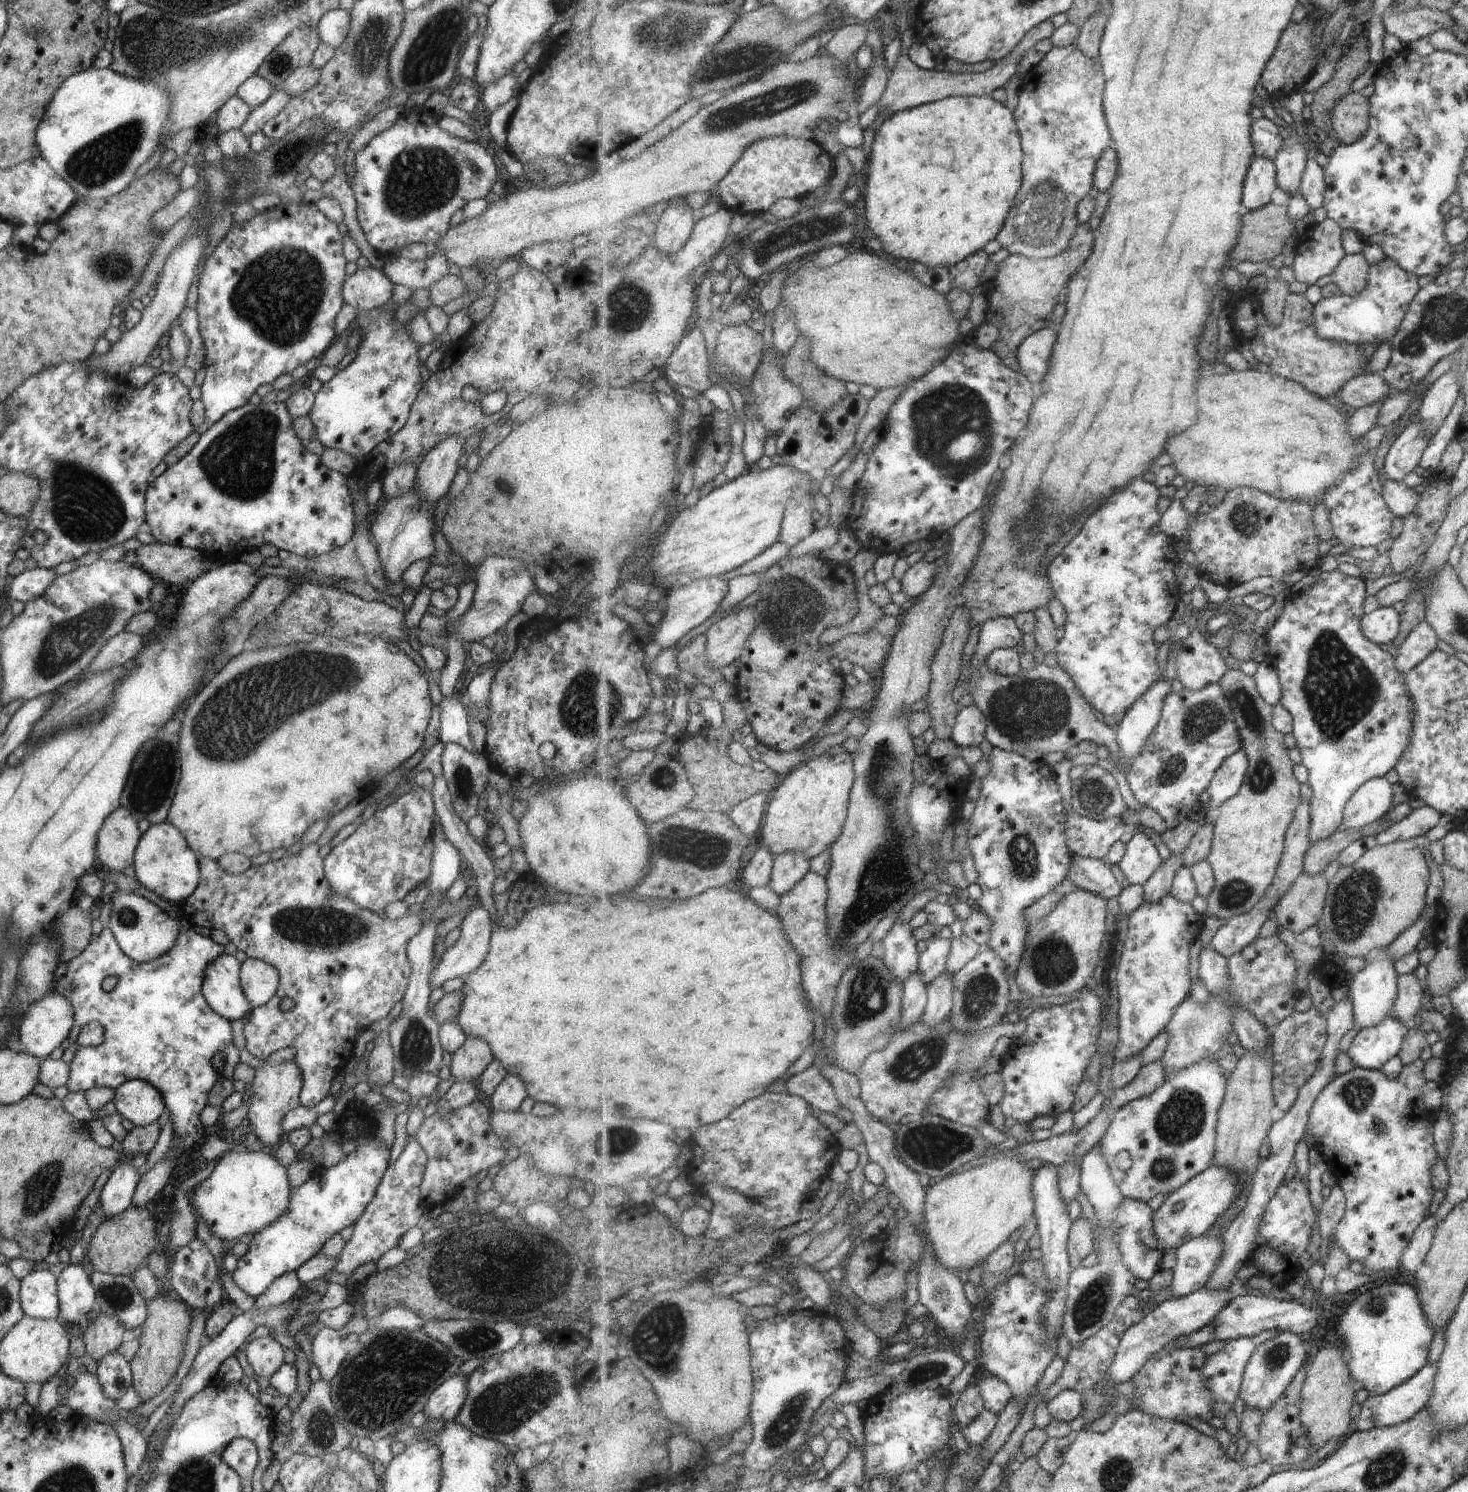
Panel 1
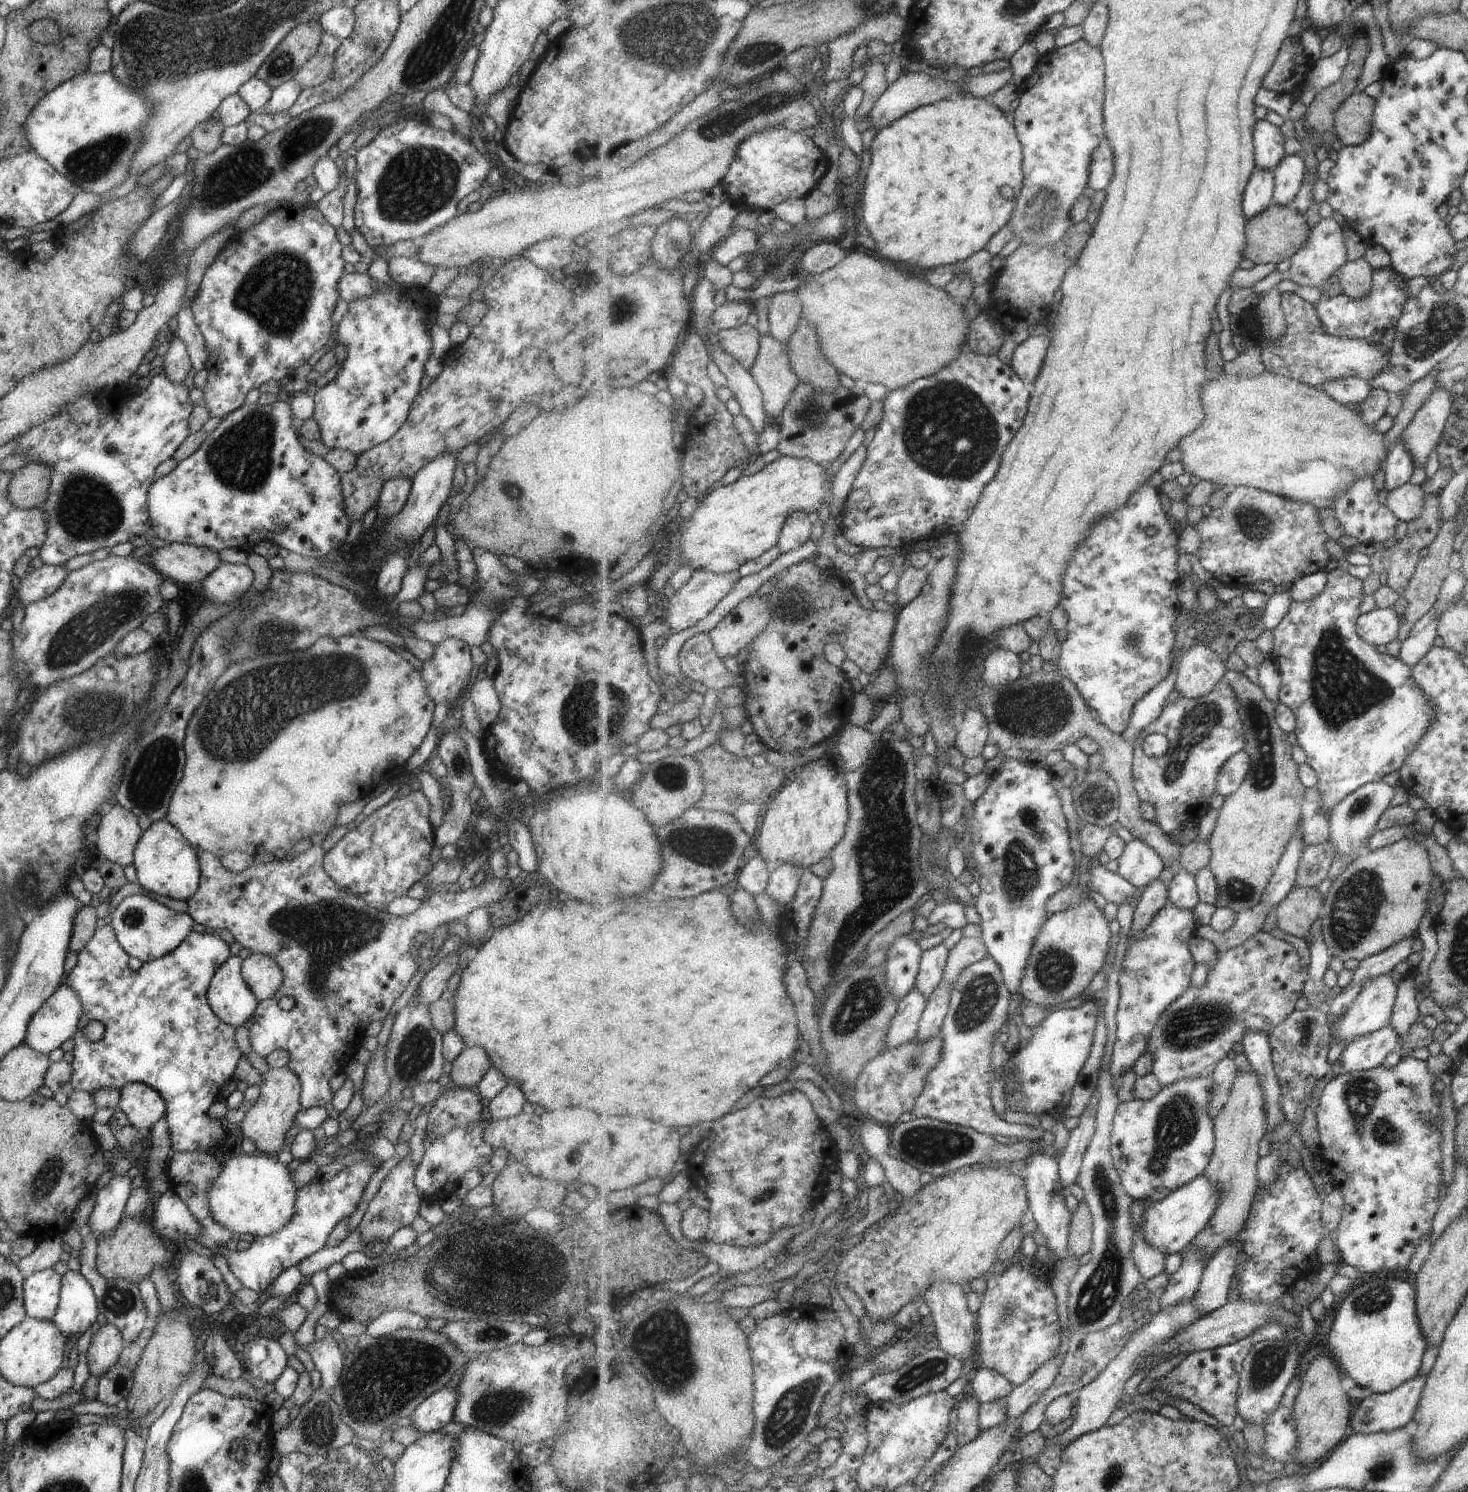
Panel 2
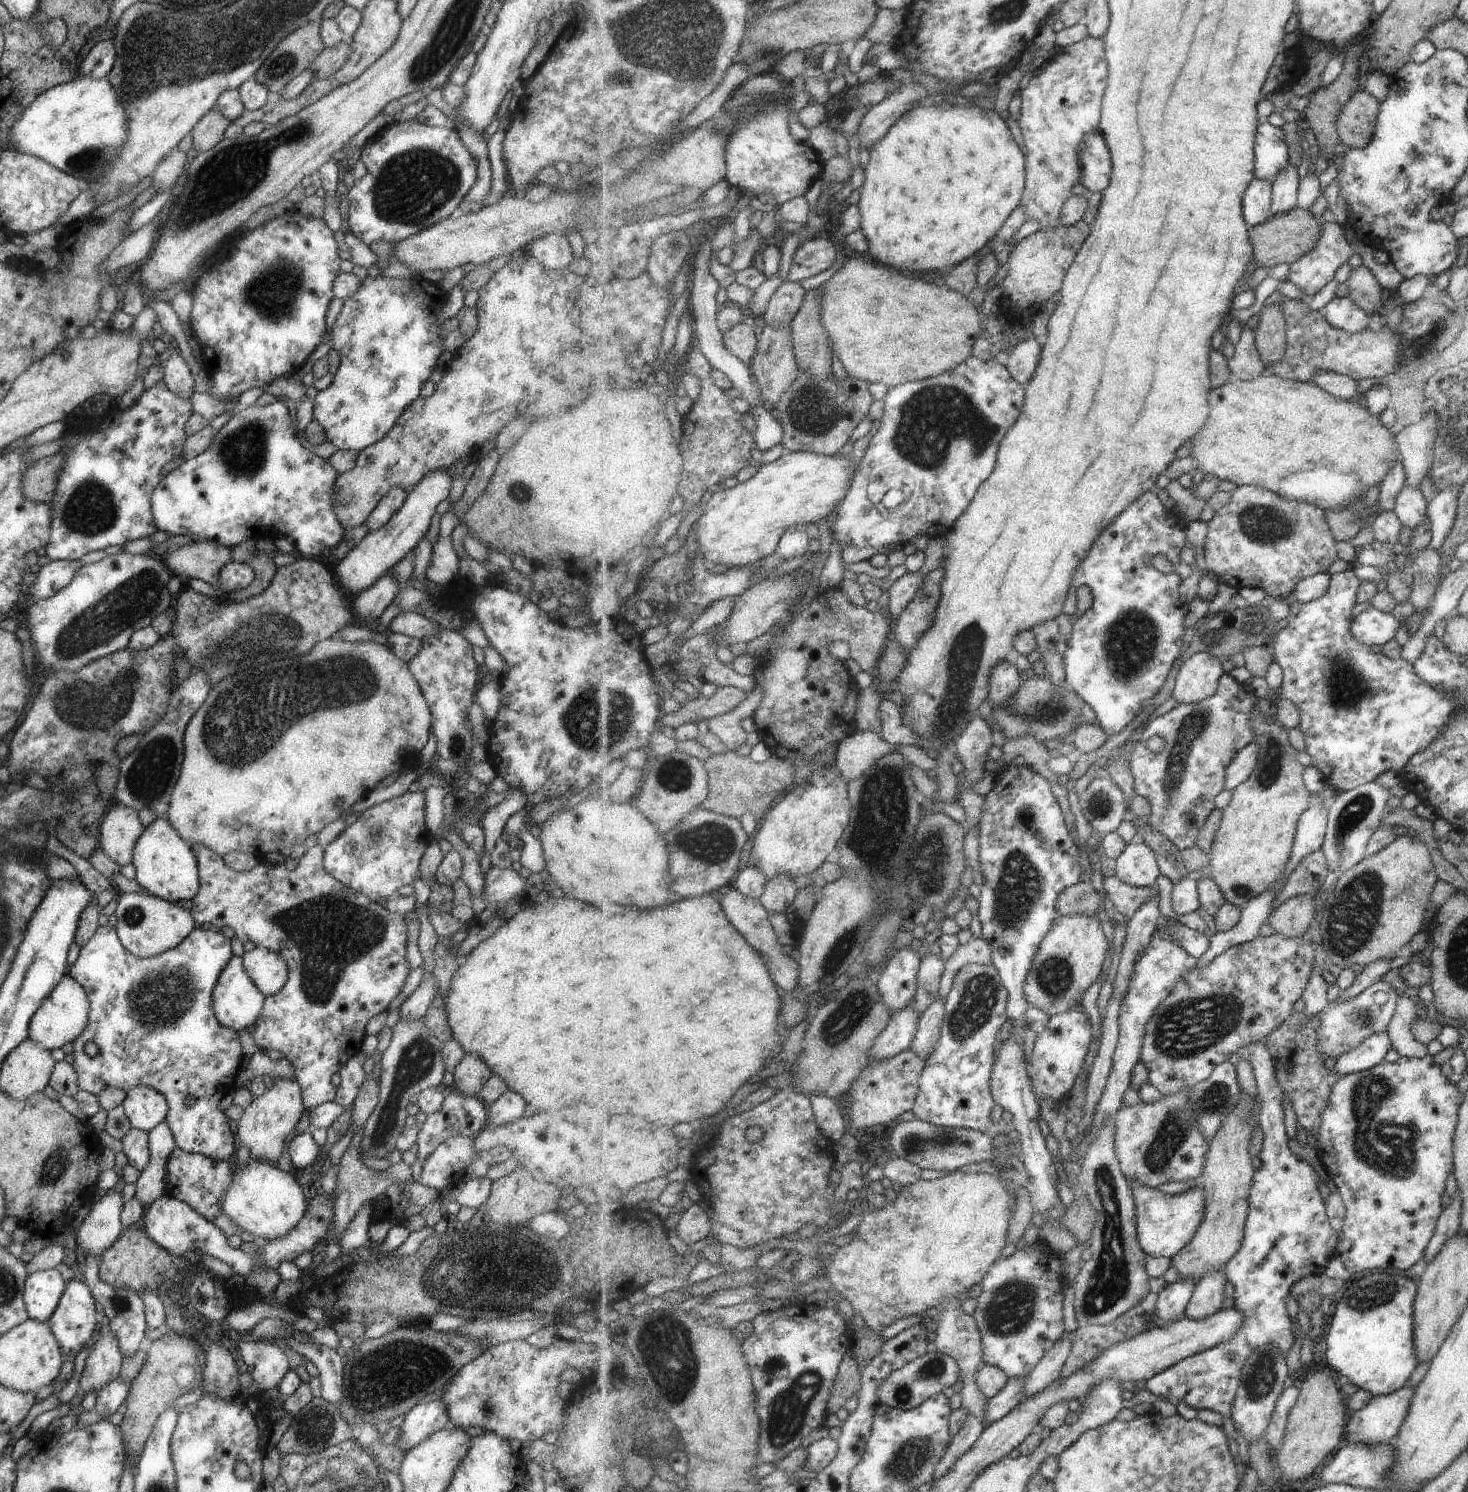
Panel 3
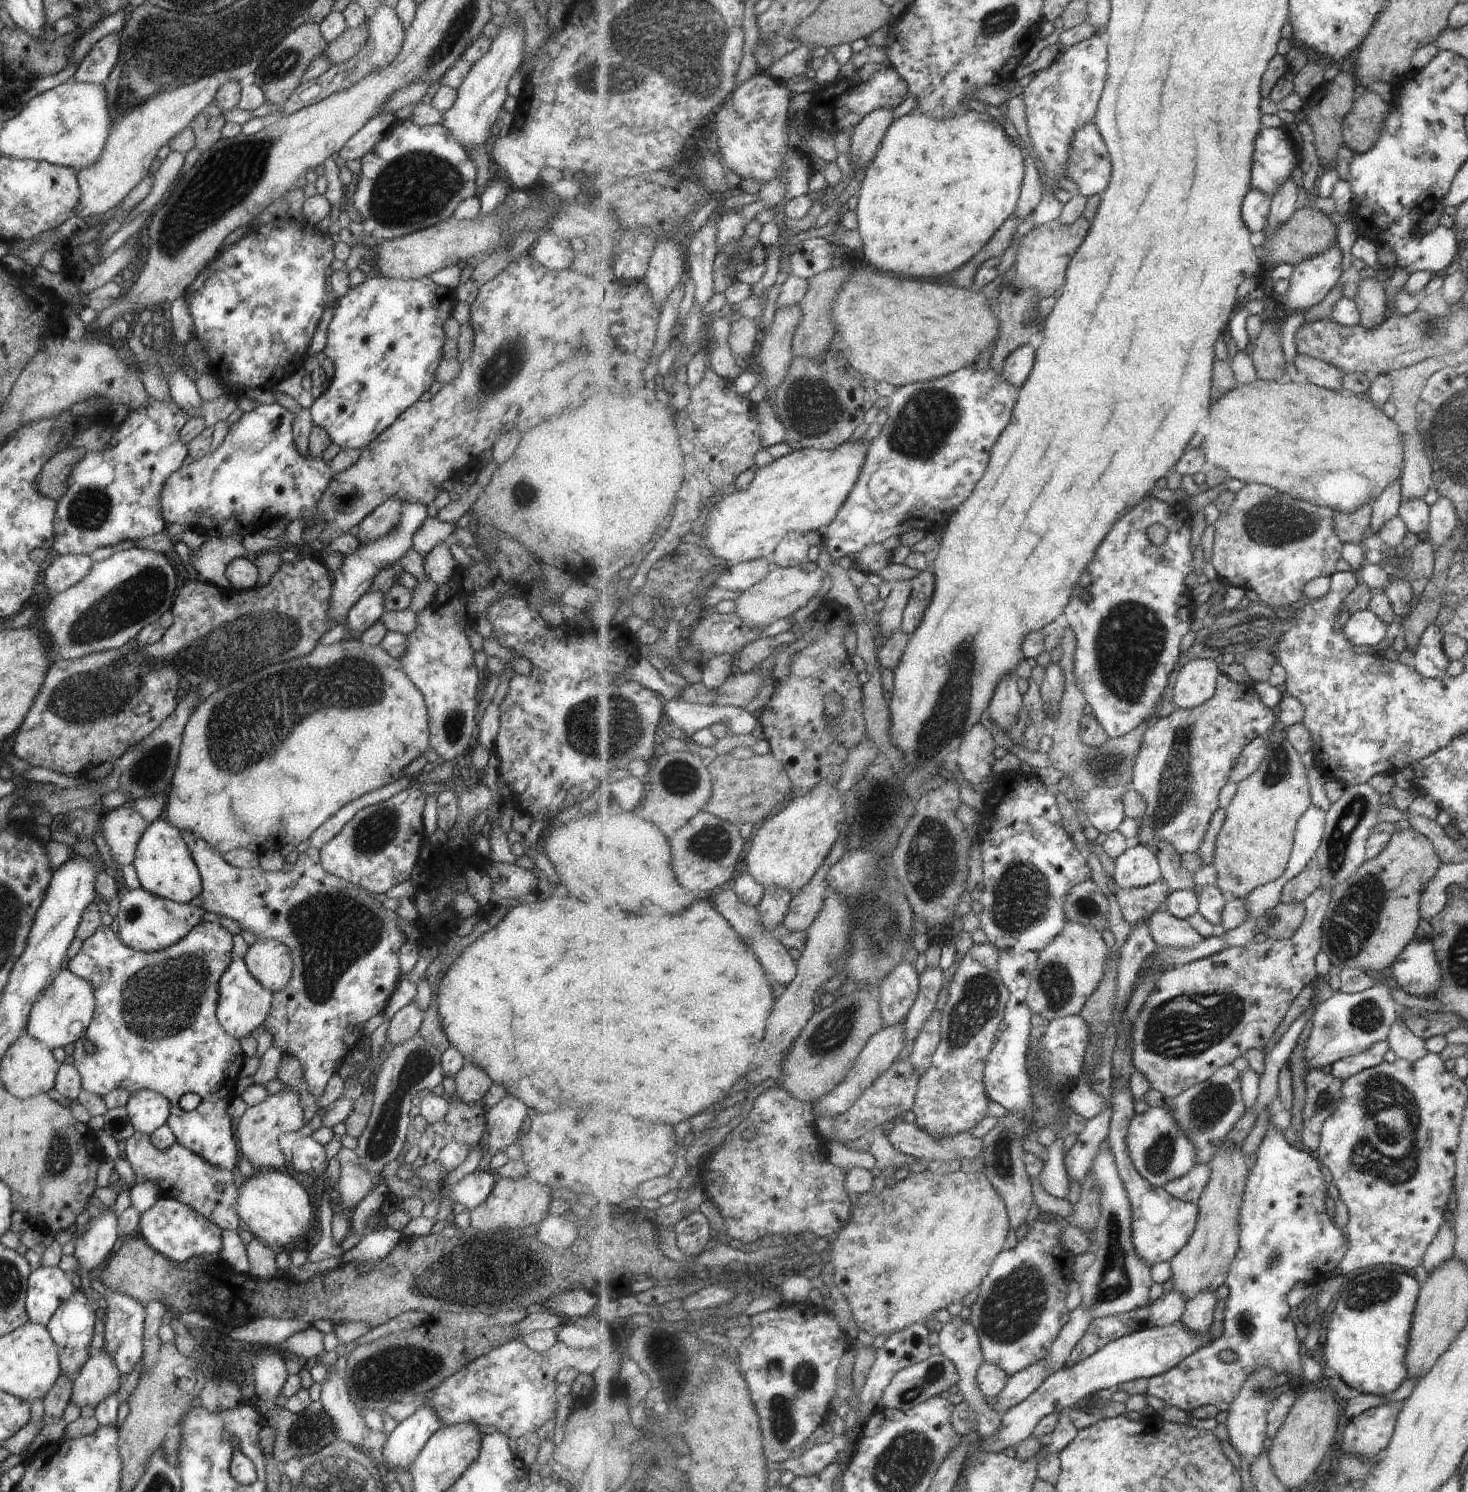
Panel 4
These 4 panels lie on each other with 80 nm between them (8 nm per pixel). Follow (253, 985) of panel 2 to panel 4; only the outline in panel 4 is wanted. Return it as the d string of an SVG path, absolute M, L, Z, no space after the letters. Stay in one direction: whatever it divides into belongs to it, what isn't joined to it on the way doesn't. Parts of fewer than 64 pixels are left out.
M257 939L248 946L242 959L249 974L271 992L282 989L291 978L289 949L275 939Z

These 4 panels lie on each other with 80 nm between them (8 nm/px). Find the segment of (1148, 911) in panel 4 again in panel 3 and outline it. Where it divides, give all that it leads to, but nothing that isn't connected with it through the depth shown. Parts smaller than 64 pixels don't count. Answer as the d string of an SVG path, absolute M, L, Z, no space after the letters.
M1104 877L1103 890L1109 906L1117 908L1129 922L1135 913L1151 899L1158 898L1159 890L1154 887L1134 887L1119 877Z

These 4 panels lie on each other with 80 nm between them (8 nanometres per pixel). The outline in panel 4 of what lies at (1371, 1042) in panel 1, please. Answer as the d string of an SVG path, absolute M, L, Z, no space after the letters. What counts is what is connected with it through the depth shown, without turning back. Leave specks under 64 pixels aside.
M1384 1040L1374 1044L1365 1052L1338 1060L1331 1066L1332 1076L1347 1080L1360 1072L1379 1066L1385 1060L1385 1054L1389 1050L1389 1041Z

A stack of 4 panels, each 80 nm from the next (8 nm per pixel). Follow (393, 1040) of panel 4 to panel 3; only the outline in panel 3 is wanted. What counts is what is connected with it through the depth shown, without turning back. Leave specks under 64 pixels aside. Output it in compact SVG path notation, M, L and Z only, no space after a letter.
M431 974L422 979L424 982L420 982L398 1008L399 1021L403 1023L423 1018L435 992L438 992L437 981Z

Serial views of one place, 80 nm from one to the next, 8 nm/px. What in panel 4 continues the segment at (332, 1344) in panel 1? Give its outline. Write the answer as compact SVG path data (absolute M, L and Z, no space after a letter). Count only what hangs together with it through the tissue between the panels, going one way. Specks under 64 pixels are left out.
M323 1350L315 1358L313 1362L323 1364L329 1372L329 1377L322 1383L320 1389L320 1397L318 1401L321 1403L323 1410L328 1414L334 1425L334 1438L338 1441L345 1441L361 1450L364 1448L377 1454L382 1449L383 1443L387 1438L382 1430L374 1431L365 1425L365 1420L360 1412L355 1409L354 1402L349 1398L348 1388L345 1386L341 1376L337 1376L334 1372L334 1364L337 1356L332 1350Z

